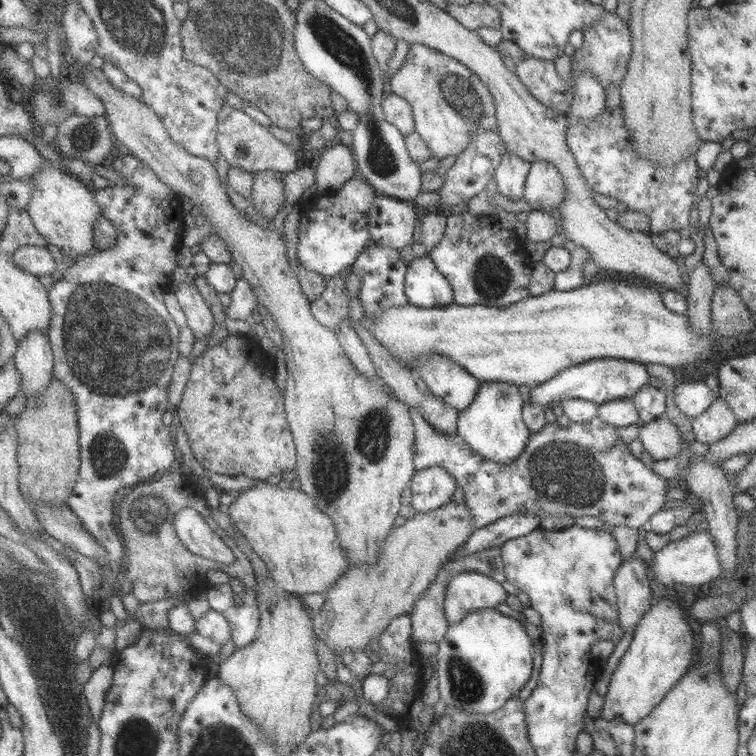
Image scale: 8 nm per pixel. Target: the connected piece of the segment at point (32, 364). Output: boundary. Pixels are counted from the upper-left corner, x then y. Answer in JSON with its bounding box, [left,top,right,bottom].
[14,332,56,397]

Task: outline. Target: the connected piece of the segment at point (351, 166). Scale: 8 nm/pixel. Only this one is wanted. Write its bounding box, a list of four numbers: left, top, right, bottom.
[317,142,358,194]

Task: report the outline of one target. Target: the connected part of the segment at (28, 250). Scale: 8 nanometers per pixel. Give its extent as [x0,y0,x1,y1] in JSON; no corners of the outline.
[13,245,57,275]

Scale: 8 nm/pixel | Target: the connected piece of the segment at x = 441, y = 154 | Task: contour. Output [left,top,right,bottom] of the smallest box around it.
[388,44,498,159]

